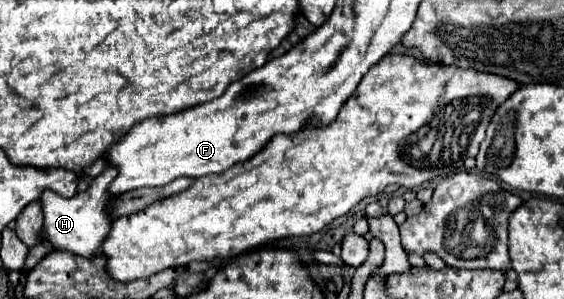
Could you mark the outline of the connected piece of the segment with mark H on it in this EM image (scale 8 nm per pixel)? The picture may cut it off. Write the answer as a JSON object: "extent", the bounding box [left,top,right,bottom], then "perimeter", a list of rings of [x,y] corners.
{"extent":[42,165,118,259],"perimeter":[[[110,165],[92,181],[92,185],[84,193],[76,193],[70,199],[54,195],[54,193],[42,195],[42,209],[44,209],[42,243],[48,243],[54,251],[68,251],[84,259],[94,259],[102,251],[102,245],[108,239],[110,227],[114,223],[112,203],[116,195],[112,195],[108,187],[116,175],[118,175],[118,167]]]}

